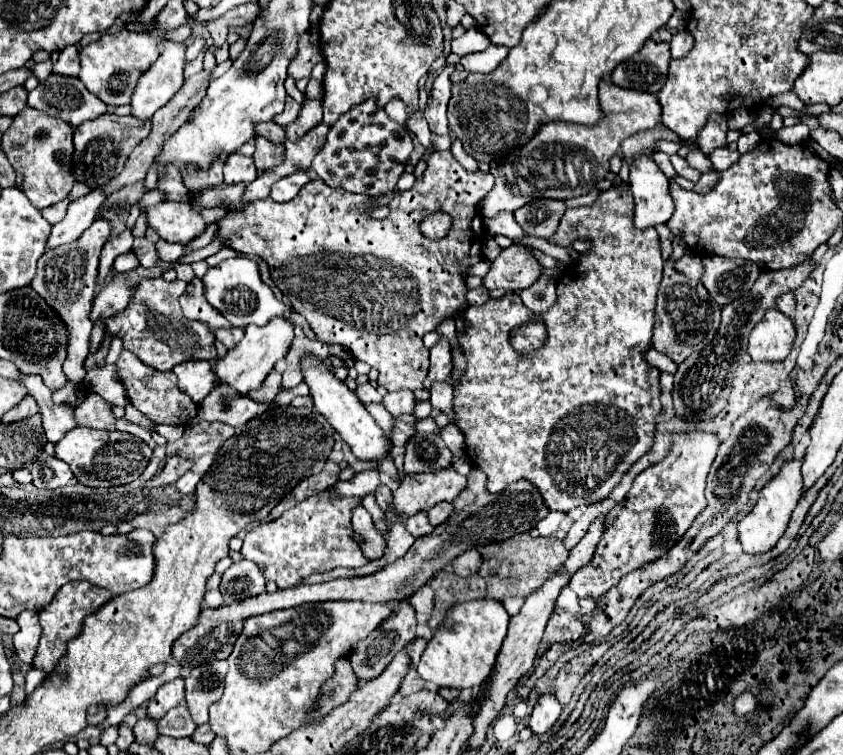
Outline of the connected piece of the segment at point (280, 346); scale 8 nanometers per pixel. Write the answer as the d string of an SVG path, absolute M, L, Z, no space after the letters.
M283 316L269 320L269 324L265 324L263 328L247 326L241 342L235 348L231 348L223 358L217 358L217 364L213 366L219 384L227 384L239 396L247 396L251 390L257 390L265 380L265 376L273 370L275 362L287 354L291 340L293 340L293 324Z

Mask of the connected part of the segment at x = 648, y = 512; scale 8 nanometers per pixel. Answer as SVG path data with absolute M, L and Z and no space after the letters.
M693 430L683 434L671 434L671 450L669 454L651 468L643 470L631 490L627 492L625 504L615 506L609 512L609 524L605 526L605 536L597 546L593 560L573 574L569 588L579 598L599 598L607 592L625 572L633 572L647 560L657 560L657 556L665 554L691 526L695 516L707 506L703 496L705 480L709 468L715 460L715 452L719 448L719 438L713 432Z

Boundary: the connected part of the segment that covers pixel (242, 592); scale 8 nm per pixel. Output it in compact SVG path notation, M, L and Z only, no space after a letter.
M249 560L233 562L223 572L219 590L225 598L225 602L259 596L261 592L265 592L265 576L263 576L263 572L259 572L257 564L253 564Z

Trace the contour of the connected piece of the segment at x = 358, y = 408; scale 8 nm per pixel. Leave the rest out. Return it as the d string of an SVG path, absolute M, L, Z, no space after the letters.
M305 358L303 360L303 378L305 378L307 386L311 388L311 396L313 396L317 412L335 428L335 432L341 436L343 442L349 444L351 452L359 460L377 462L391 454L391 444L385 438L385 432L377 426L377 422L371 418L371 414L363 408L363 404L357 400L355 392L349 390L341 380L337 380L321 360Z

